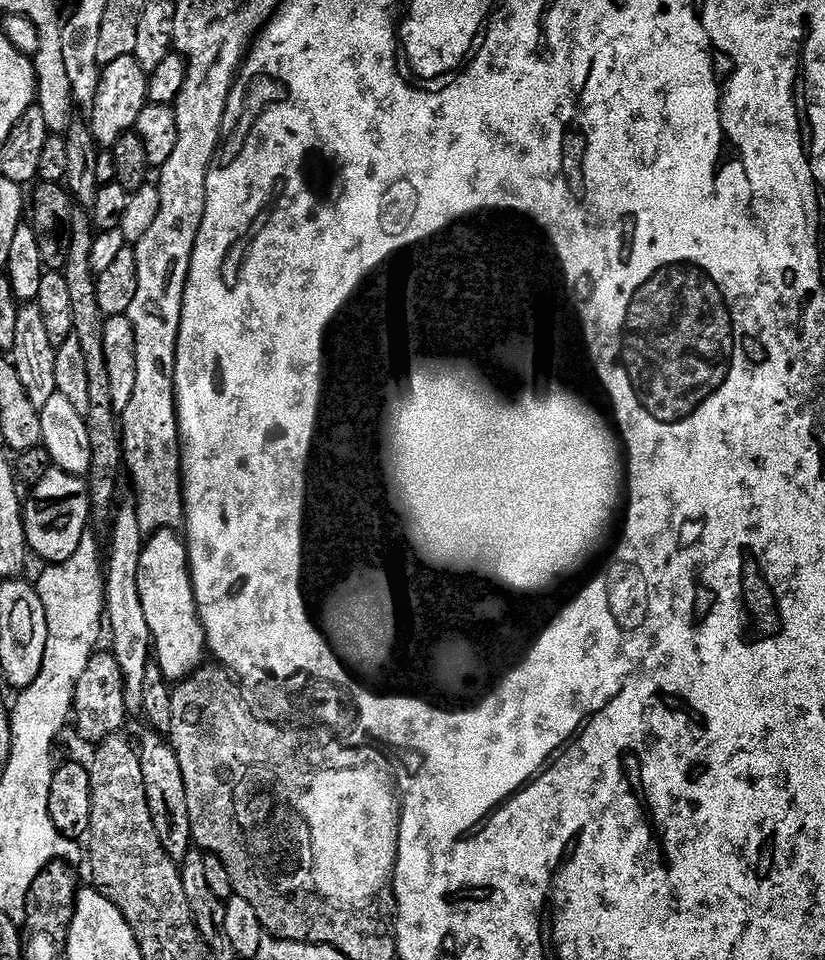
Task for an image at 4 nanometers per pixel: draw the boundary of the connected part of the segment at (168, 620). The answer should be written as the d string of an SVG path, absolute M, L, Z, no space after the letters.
M165 530L147 537L141 550L137 580L143 613L152 635L154 660L169 682L179 682L191 676L206 660L204 627L196 609L192 570L188 567L188 546L176 535L175 531Z

